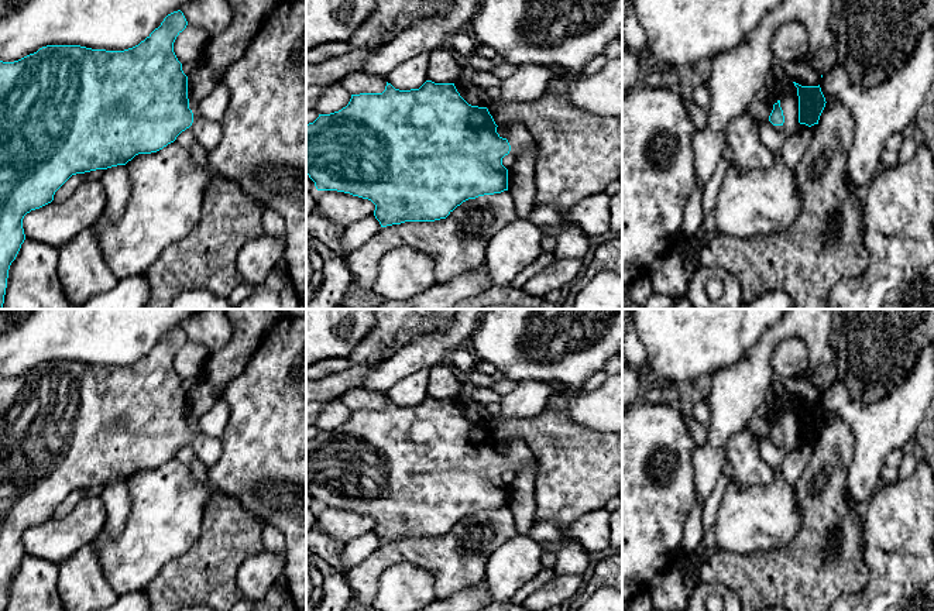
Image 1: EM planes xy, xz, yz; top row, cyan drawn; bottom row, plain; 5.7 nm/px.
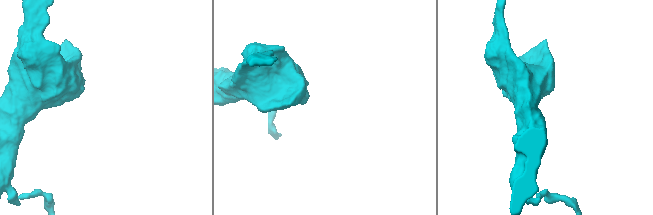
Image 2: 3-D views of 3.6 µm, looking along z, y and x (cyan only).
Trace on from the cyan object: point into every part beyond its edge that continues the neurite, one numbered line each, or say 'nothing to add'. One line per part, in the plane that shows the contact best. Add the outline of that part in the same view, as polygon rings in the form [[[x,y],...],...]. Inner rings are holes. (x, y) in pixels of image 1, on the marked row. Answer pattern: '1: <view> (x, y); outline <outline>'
1: xz (519, 138); outline [[[514,123],[509,126],[509,137],[507,138],[514,157],[519,157],[526,150],[535,147],[535,140],[523,123]]]

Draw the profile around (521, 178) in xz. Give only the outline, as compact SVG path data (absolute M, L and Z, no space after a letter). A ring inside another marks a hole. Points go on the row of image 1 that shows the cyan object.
M536 145L522 152L508 169L508 192L511 193L518 217L528 217L536 205Z

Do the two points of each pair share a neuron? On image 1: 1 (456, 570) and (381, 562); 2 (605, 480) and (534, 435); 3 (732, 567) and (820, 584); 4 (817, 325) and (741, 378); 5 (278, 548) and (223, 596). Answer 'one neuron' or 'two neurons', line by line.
1: one neuron
2: one neuron
3: one neuron
4: one neuron
5: two neurons

